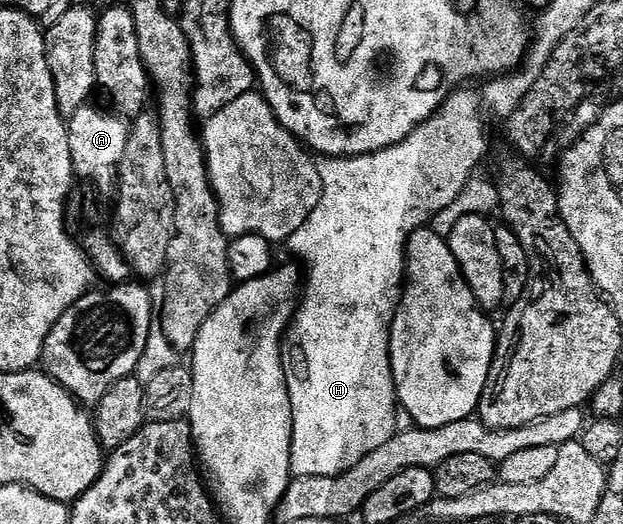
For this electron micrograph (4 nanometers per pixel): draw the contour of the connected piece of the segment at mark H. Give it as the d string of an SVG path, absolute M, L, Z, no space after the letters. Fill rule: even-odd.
M460 87L445 99L445 103L425 123L421 123L401 143L393 147L385 147L376 153L366 153L360 157L323 157L319 161L319 170L323 180L323 194L313 207L313 215L297 227L297 231L289 239L289 246L300 257L298 260L307 269L305 273L305 292L302 294L299 308L285 334L283 342L283 370L287 376L287 390L293 411L293 435L291 436L291 471L296 477L312 477L313 475L341 475L349 471L365 455L377 451L381 443L385 443L397 432L395 425L395 409L397 413L397 398L395 395L395 380L391 374L391 322L395 320L395 310L398 309L401 294L405 288L405 270L407 267L408 234L418 229L430 226L438 213L443 213L455 200L461 196L462 212L466 215L477 214L490 216L499 206L499 191L495 183L487 179L467 180L475 173L475 168L483 161L487 153L487 125L483 122L483 105L471 87Z

